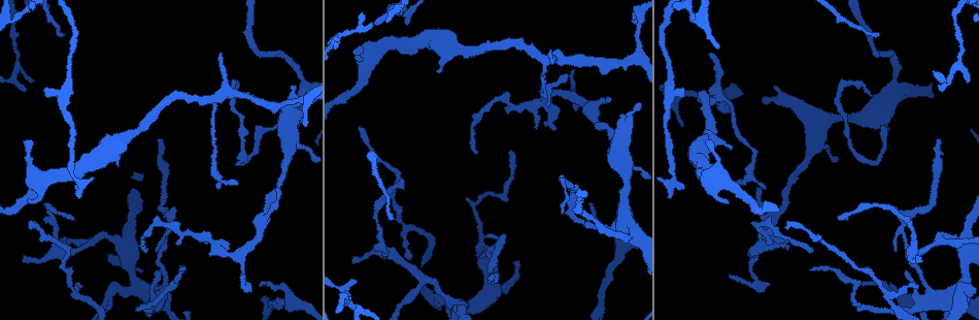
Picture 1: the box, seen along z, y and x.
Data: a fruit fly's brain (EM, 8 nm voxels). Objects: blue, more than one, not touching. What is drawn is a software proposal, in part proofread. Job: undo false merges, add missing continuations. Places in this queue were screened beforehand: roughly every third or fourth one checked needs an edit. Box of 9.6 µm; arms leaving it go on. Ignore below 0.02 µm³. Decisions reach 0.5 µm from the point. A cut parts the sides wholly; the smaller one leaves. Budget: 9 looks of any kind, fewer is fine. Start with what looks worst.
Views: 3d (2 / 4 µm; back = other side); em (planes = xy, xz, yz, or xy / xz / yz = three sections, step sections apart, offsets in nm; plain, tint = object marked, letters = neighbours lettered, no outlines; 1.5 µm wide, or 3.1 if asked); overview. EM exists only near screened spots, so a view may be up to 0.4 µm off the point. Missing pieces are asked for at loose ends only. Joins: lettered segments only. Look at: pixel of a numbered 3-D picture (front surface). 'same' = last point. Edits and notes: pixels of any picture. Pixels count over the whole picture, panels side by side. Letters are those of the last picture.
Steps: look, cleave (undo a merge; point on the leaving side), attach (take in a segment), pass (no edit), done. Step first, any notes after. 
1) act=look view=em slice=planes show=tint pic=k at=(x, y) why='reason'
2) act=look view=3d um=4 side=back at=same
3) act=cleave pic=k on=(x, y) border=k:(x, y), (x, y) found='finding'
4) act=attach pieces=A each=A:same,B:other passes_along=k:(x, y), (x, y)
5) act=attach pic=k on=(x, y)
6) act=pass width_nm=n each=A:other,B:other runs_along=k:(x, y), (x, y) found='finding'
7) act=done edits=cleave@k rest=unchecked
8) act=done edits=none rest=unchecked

act=look view=em slice=yz step=8 show=letters pic=1 at=(147, 249) why='end of a long branch'

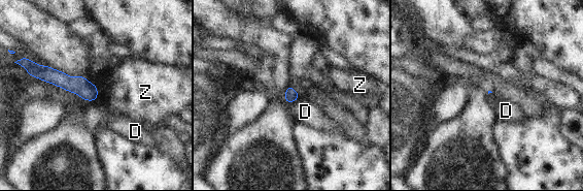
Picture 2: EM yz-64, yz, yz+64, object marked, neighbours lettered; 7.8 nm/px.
act=pass each=D:other,Z:other runs_along=2:(37, 71), (79, 85), (95, 95) found='none of them fits'

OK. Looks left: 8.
act=look view=3d um=4 pic=1 at=(162, 141) why='long arm stops here'

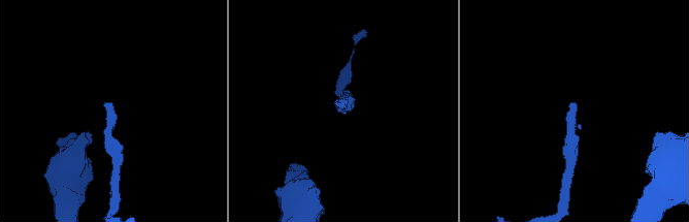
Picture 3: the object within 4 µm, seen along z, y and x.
act=look view=em slice=planes show=plain pic=3 at=(112, 104)

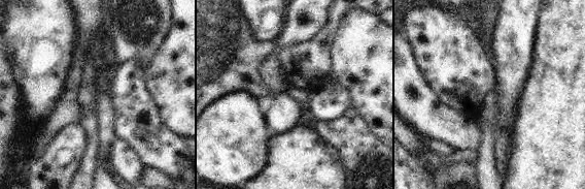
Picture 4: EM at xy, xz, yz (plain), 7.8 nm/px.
act=look view=em slice=planes show=letters at=same why='what lies round it'

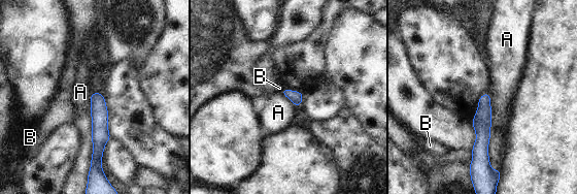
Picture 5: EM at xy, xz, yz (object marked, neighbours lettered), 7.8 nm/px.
act=pass each=A:other,B:other border=5:(488, 92), (488, 161), (493, 168) found='none of them fits'

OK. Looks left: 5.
act=look view=3d um=4 pic=1 at=(352, 279) why='thin end'

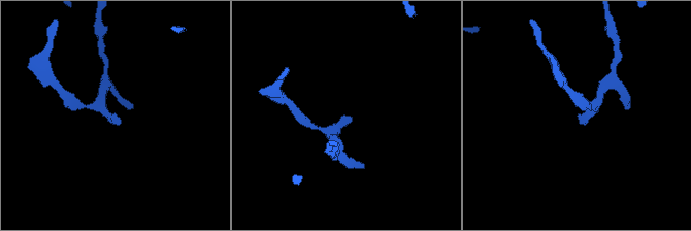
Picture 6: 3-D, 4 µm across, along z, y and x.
act=look view=em slice=yz step=8 show=letters pic=6 at=(580, 113) why='shape alone is not enough'

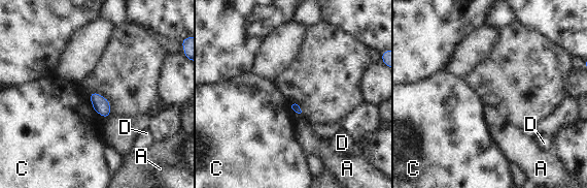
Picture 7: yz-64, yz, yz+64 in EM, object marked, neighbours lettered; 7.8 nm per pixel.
act=look view=em slice=planes show=letters at=same why='cut it another way'

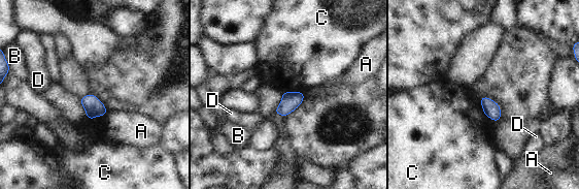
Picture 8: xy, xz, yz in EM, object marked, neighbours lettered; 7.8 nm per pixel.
act=pass each=A:other,B:other,C:other,D:other arm_widths_nm=170,190 found='none of them fits'

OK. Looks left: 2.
act=look view=3d um=4 pic=1 at=(754, 281) why='sharp bend'

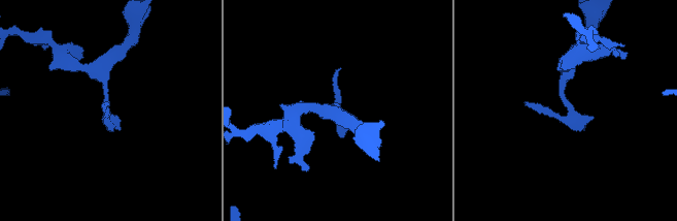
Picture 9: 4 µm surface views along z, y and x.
act=look view=em slice=planes show=letters pic=9 at=(567, 115)

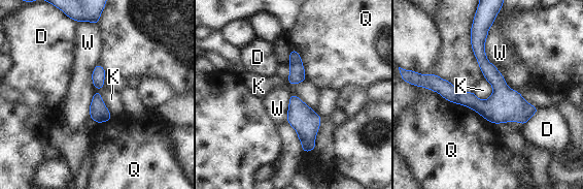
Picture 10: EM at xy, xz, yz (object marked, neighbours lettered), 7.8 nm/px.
act=pass longest_contact=Q:650nm each=D:other,K:other,Q:other,W:other border=10:(484, 77), (492, 92), (480, 100) found='all the same cell'

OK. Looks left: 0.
act=done edits=none rest=unchecked

